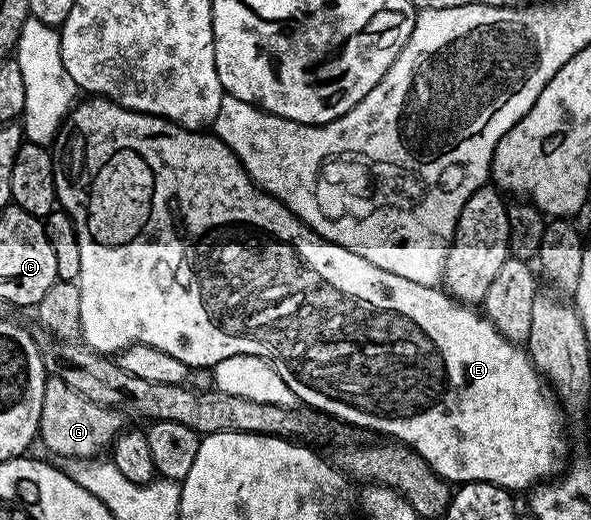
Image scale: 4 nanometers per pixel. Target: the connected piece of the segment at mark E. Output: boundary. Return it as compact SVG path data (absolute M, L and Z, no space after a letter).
M90 96L85 100L87 102L79 101L63 121L56 139L57 145L62 145L62 155L57 155L54 172L57 205L73 220L80 244L77 284L83 343L96 353L109 356L117 355L119 350L134 342L148 344L160 348L160 352L168 352L168 356L180 360L188 368L213 368L220 360L228 360L228 356L256 356L270 363L280 380L284 380L287 391L293 397L295 394L303 407L321 410L351 427L363 426L366 430L375 430L378 433L375 435L412 447L451 484L495 482L511 492L526 492L559 473L562 457L566 454L566 438L562 435L563 407L553 389L548 388L542 375L535 370L525 349L500 336L485 314L473 305L457 302L445 289L404 280L404 276L396 276L396 272L384 272L384 268L376 268L372 260L364 260L364 256L356 256L356 252L320 237L311 226L301 222L285 202L266 193L246 173L234 150L213 133L185 130L167 118L126 110L108 98Z

